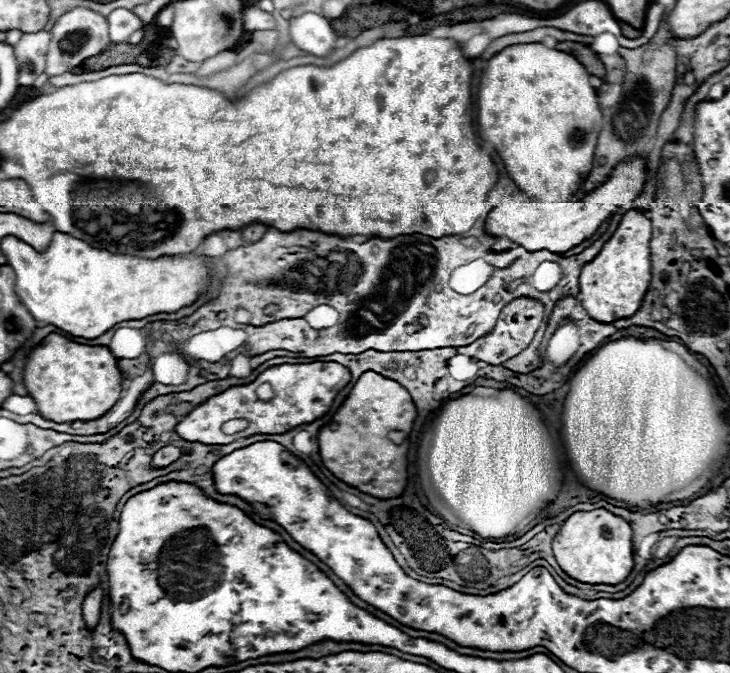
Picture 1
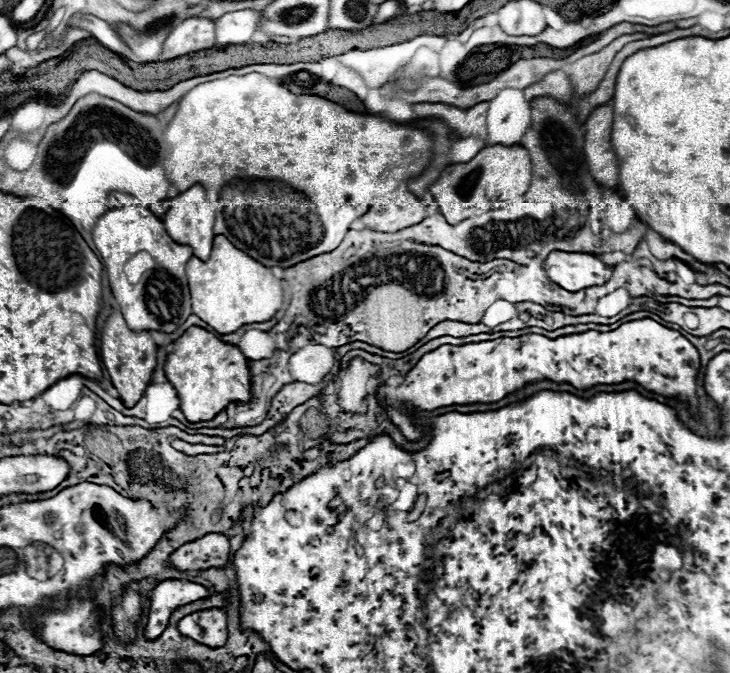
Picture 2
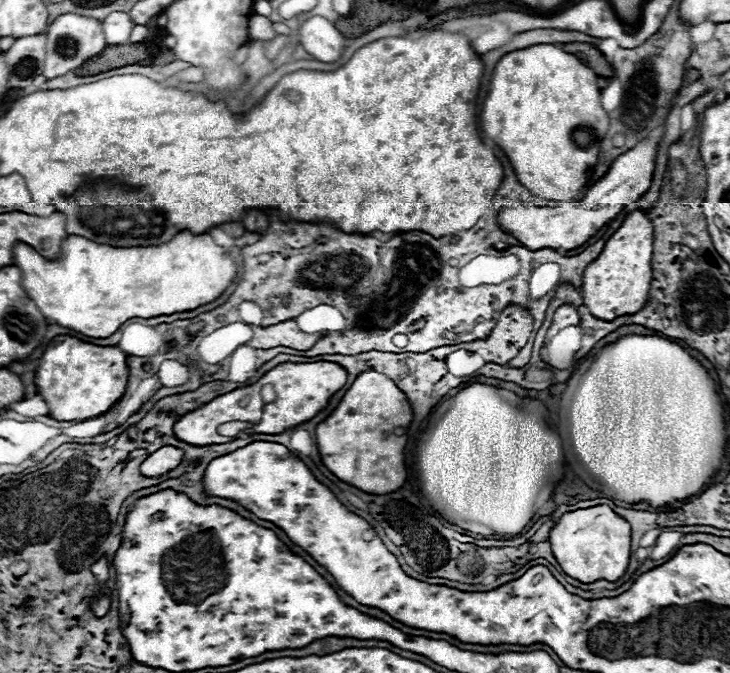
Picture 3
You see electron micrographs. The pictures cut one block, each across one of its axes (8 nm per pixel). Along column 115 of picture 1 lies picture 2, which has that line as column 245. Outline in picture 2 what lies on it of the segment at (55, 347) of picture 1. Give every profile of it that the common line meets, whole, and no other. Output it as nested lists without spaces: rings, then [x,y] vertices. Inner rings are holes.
[[[192,326],[176,342],[174,352],[166,360],[166,378],[176,388],[180,410],[190,422],[212,420],[230,402],[252,402],[252,372],[248,358],[232,344],[224,344],[212,332]]]

